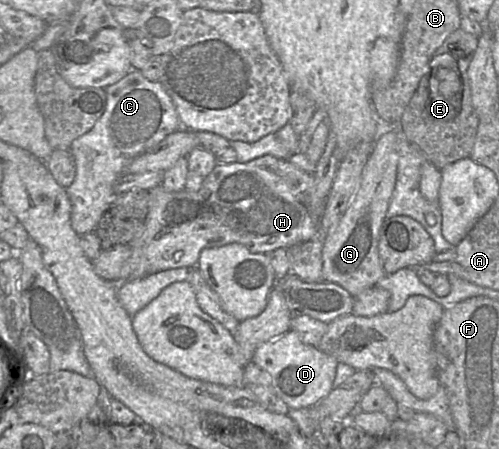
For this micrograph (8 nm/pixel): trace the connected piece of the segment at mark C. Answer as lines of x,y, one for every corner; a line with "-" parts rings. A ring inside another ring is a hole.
132,69
118,82
107,86
105,92
106,107
102,116
89,132
74,140
69,148
75,159
76,176
66,191
71,202
71,226
78,235
95,230
103,213
117,197
114,184
124,174
127,165
182,127
173,101
161,83
148,80
139,69

